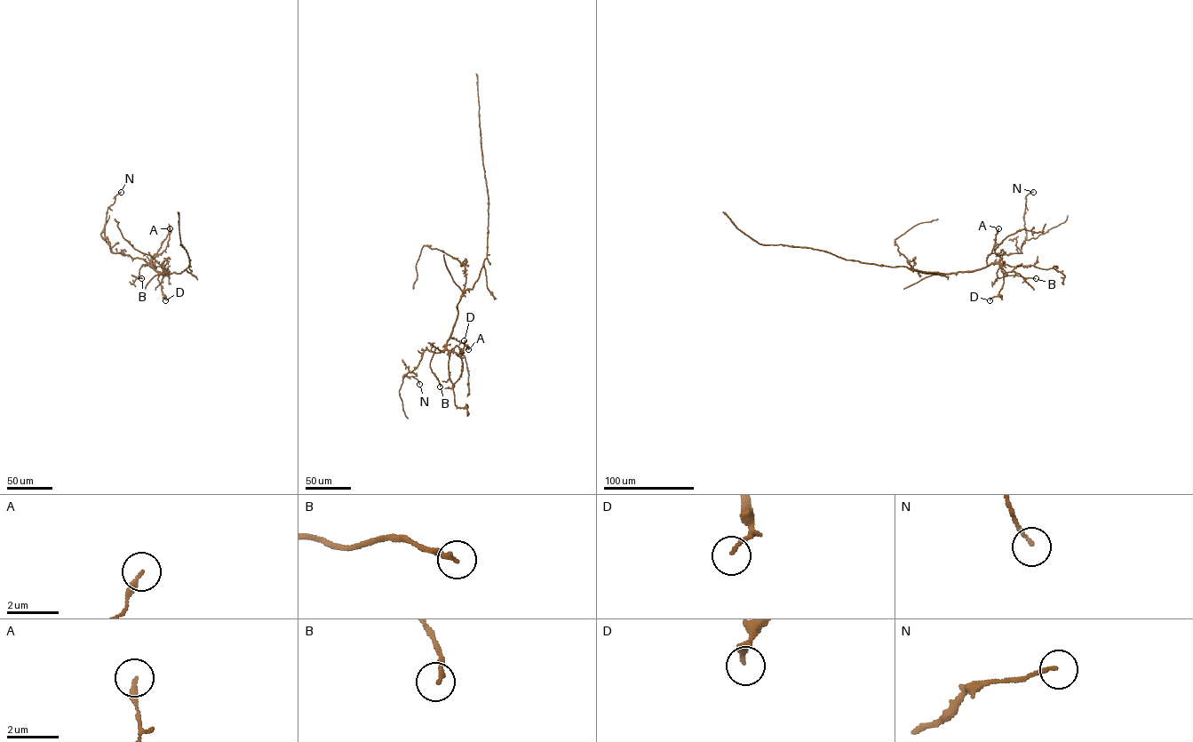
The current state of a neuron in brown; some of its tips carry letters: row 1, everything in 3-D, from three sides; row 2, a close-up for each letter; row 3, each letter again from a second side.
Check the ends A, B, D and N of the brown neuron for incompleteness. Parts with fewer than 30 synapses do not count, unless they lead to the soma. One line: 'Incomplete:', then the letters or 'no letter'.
Incomplete: no letter

